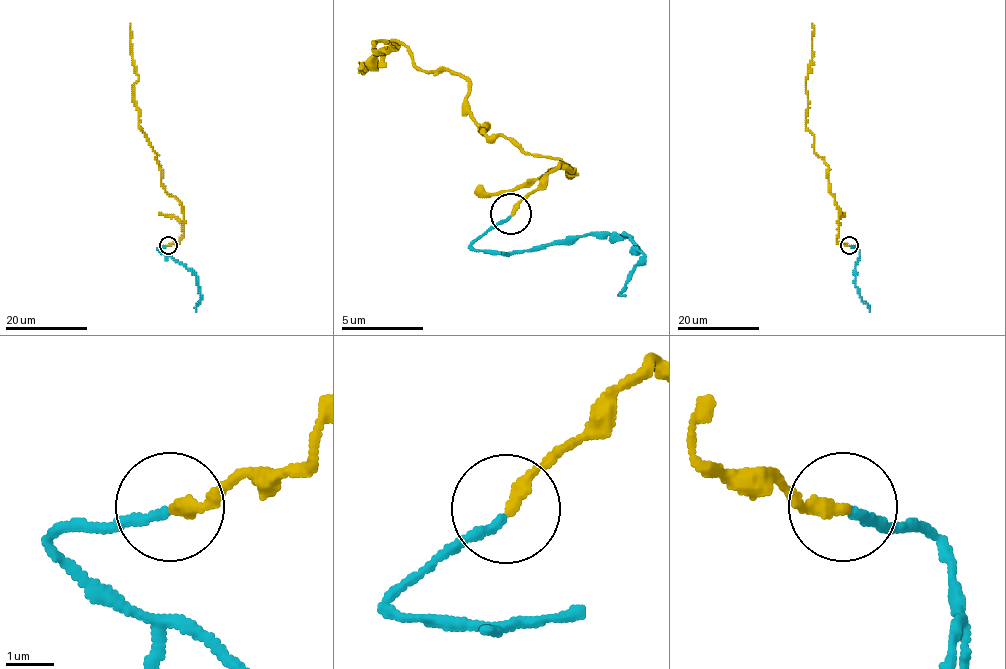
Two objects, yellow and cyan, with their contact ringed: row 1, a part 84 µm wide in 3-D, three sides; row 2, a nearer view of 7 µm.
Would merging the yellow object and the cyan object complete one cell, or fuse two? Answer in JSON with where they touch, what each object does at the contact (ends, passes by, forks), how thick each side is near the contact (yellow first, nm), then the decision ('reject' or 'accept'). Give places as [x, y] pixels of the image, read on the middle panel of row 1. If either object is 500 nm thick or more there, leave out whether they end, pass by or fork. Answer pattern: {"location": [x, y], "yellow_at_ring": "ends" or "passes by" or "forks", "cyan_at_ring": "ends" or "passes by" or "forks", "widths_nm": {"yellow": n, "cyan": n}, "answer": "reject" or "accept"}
{"location": [511, 213], "yellow_at_ring": "ends", "cyan_at_ring": "ends", "widths_nm": {"yellow": 280, "cyan": 190}, "answer": "accept"}

